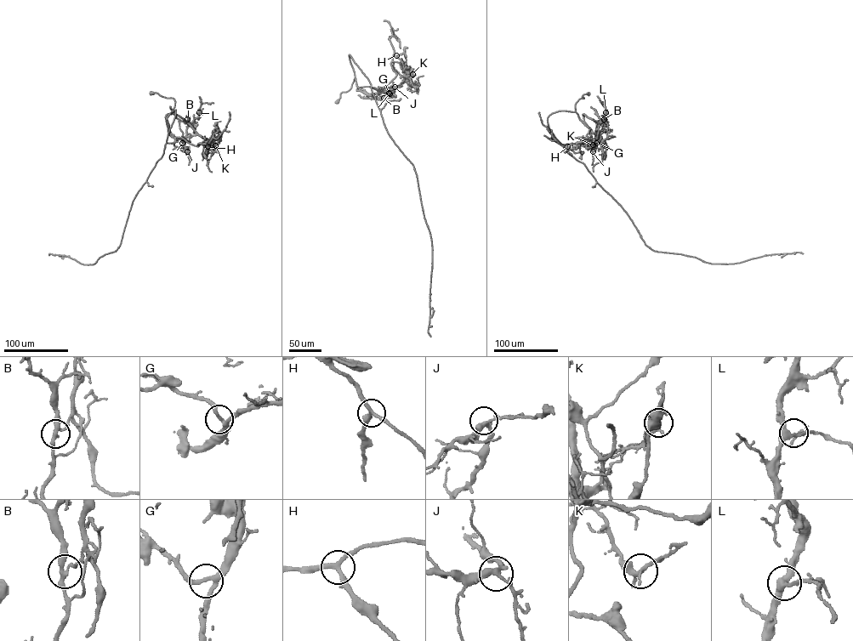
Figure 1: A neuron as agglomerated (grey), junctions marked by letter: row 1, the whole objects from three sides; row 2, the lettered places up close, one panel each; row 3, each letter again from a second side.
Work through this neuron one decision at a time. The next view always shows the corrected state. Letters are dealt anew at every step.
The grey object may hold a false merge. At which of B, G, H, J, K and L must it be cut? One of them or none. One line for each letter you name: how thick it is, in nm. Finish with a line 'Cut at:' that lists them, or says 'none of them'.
B: Thickness 260 nm
Cut at: B

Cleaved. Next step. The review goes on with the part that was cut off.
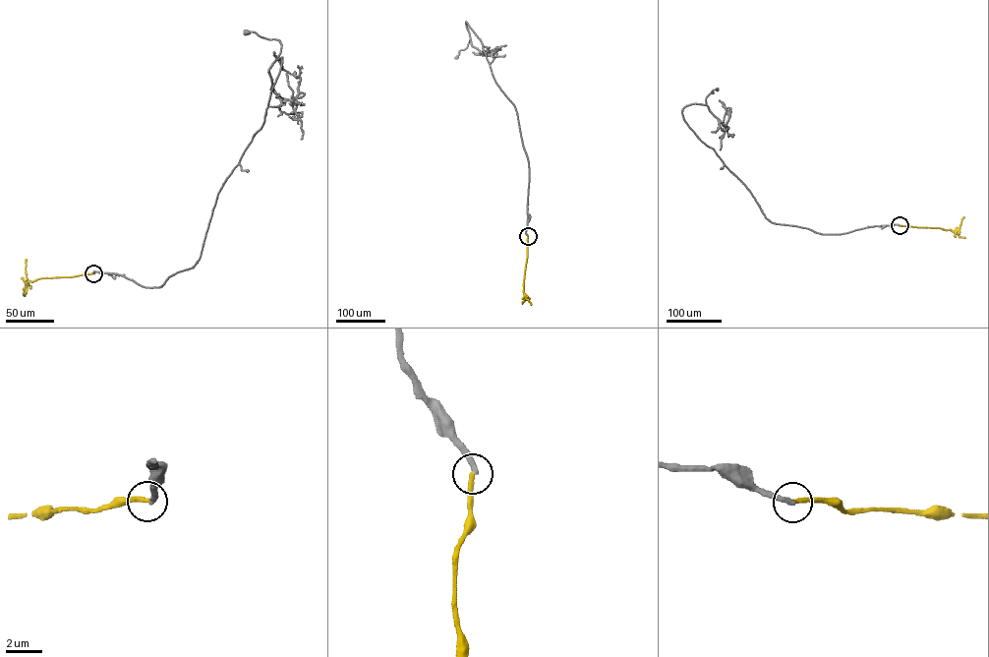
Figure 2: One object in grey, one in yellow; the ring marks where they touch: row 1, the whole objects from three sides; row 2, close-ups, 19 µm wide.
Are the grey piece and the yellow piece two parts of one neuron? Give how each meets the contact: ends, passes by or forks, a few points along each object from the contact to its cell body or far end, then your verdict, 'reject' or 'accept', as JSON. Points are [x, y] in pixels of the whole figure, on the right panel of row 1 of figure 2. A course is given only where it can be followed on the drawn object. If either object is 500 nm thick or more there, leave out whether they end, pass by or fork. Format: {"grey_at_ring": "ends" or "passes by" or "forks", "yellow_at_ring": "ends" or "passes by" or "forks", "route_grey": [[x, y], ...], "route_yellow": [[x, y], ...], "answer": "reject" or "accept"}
{"grey_at_ring": "ends", "yellow_at_ring": "ends", "route_grey": [[900, 225], [825, 234], [769, 220], [745, 186], [684, 119], [683, 108], [705, 104], [706, 96], [717, 89]], "route_yellow": [[900, 225], [955, 231], [963, 216]], "answer": "reject"}

